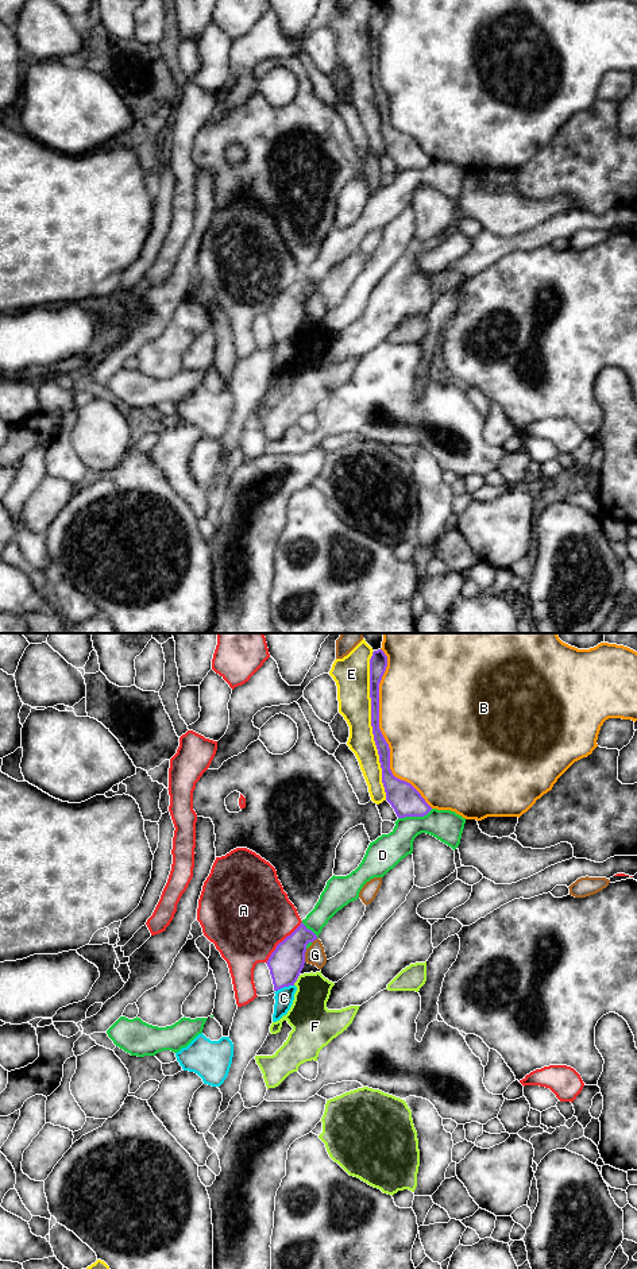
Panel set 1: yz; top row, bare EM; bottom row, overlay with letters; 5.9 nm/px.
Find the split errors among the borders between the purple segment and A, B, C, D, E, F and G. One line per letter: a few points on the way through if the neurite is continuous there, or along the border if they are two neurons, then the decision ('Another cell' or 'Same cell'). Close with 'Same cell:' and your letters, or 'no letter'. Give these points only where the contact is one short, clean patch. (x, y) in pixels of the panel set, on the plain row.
A: Another cell
B: Another cell
C: Boundary: yz (293, 336), (284, 338), (275, 343). Another cell
D: Another cell
E: Another cell
F: Another cell
G: Another cell
Same cell: no letter

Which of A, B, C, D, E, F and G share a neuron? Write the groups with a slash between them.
A / B / C / D / E / F / G

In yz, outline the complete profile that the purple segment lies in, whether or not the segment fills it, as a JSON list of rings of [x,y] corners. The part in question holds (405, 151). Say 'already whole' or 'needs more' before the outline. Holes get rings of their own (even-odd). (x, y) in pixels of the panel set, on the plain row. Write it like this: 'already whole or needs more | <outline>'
already whole | [[[382,1],[374,3],[370,11],[371,78],[382,120],[382,135],[386,153],[398,170],[424,169],[432,159],[408,134],[395,130],[390,122],[390,100],[379,81],[379,35],[387,19],[387,8]]]

